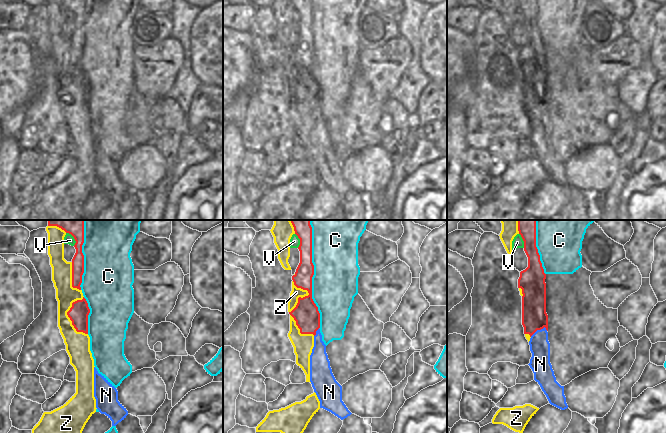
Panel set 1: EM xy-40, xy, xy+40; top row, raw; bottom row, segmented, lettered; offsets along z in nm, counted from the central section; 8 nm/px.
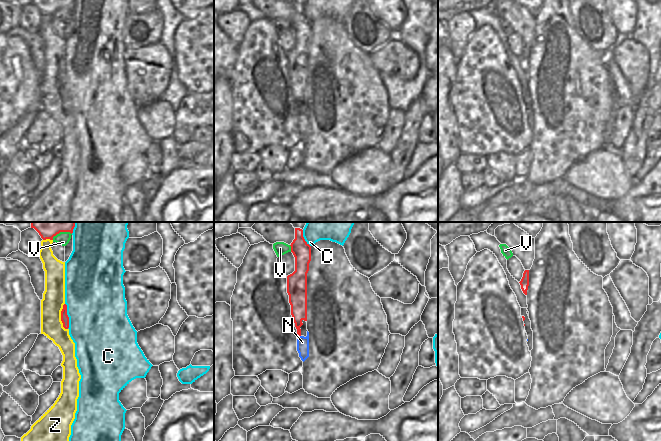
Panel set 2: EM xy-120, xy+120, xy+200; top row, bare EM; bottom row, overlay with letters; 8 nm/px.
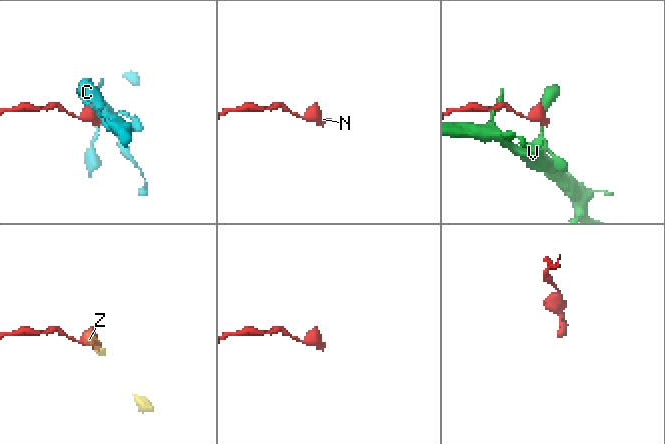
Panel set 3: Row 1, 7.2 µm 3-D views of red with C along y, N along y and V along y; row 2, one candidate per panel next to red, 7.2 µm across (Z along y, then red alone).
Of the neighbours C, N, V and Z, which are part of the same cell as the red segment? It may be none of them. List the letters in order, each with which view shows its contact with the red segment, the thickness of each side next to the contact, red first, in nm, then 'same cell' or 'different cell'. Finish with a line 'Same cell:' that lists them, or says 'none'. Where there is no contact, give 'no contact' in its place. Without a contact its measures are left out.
C: xy | 150/360 nm | different cell
N: xy+40 | 200/160 nm | same cell
V: xy-40 | 110/80 nm | different cell
Z: xy-40 | 160/190 nm | different cell
Same cell: N

